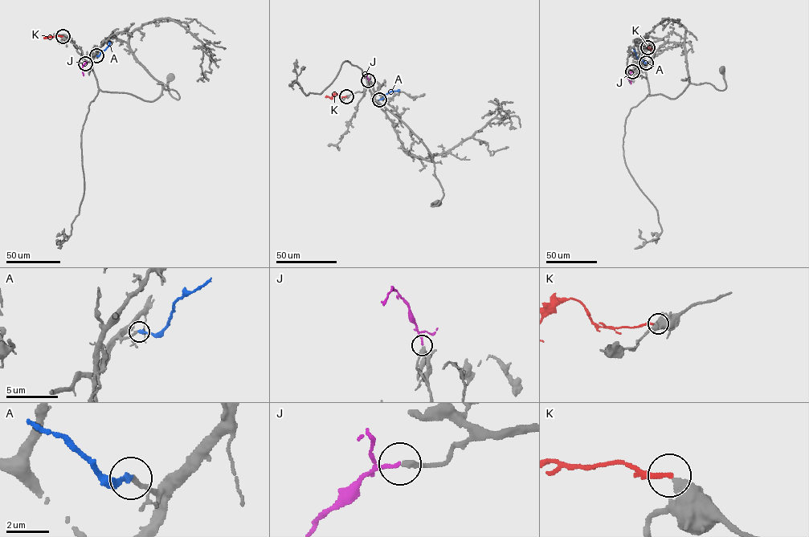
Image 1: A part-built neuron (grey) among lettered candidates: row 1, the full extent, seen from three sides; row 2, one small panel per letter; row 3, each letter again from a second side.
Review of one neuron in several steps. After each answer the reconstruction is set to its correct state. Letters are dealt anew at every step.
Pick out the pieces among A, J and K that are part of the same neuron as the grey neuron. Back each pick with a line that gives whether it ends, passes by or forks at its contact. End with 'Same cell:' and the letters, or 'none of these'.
A: It ends there
J: It ends there
Same cell: A, J

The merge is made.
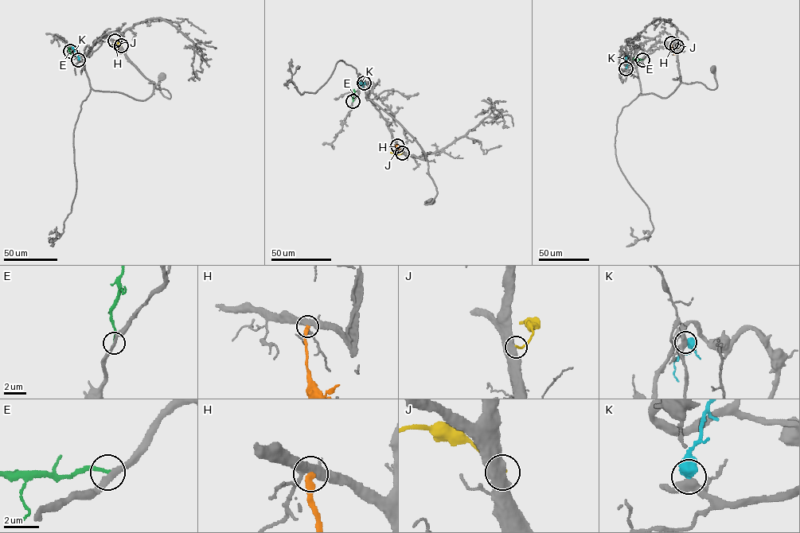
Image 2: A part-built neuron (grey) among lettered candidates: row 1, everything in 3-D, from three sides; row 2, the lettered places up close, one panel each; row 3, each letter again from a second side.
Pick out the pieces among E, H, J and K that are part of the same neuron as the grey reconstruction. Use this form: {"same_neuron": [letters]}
{"same_neuron": []}

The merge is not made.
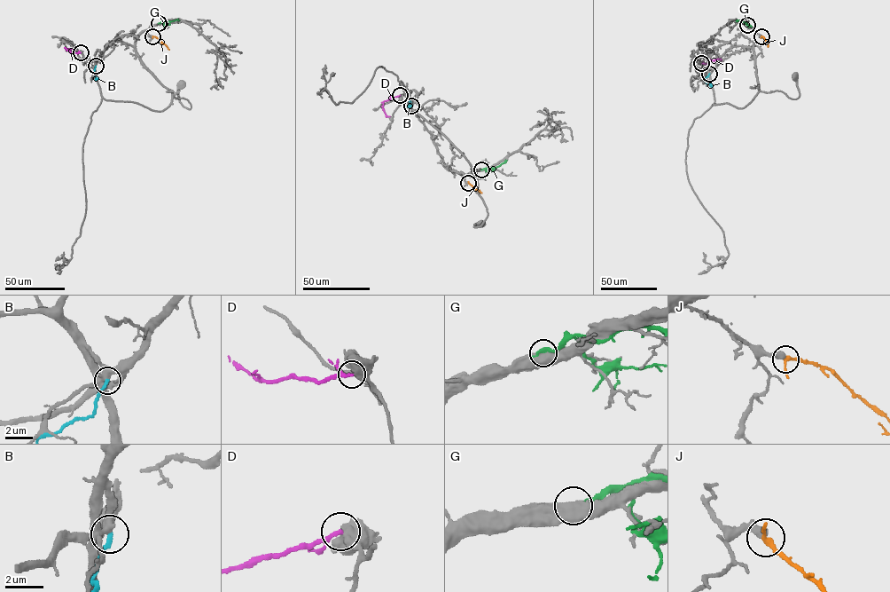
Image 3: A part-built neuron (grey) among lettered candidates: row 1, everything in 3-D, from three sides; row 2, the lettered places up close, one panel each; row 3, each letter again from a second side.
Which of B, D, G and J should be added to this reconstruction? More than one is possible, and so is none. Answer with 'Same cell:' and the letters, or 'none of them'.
Same cell: J

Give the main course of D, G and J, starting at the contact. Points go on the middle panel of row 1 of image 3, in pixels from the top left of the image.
D: (400, 95), (384, 102), (383, 110), (389, 116)
G: (481, 169), (495, 169), (506, 161)
J: (468, 183), (481, 193)

